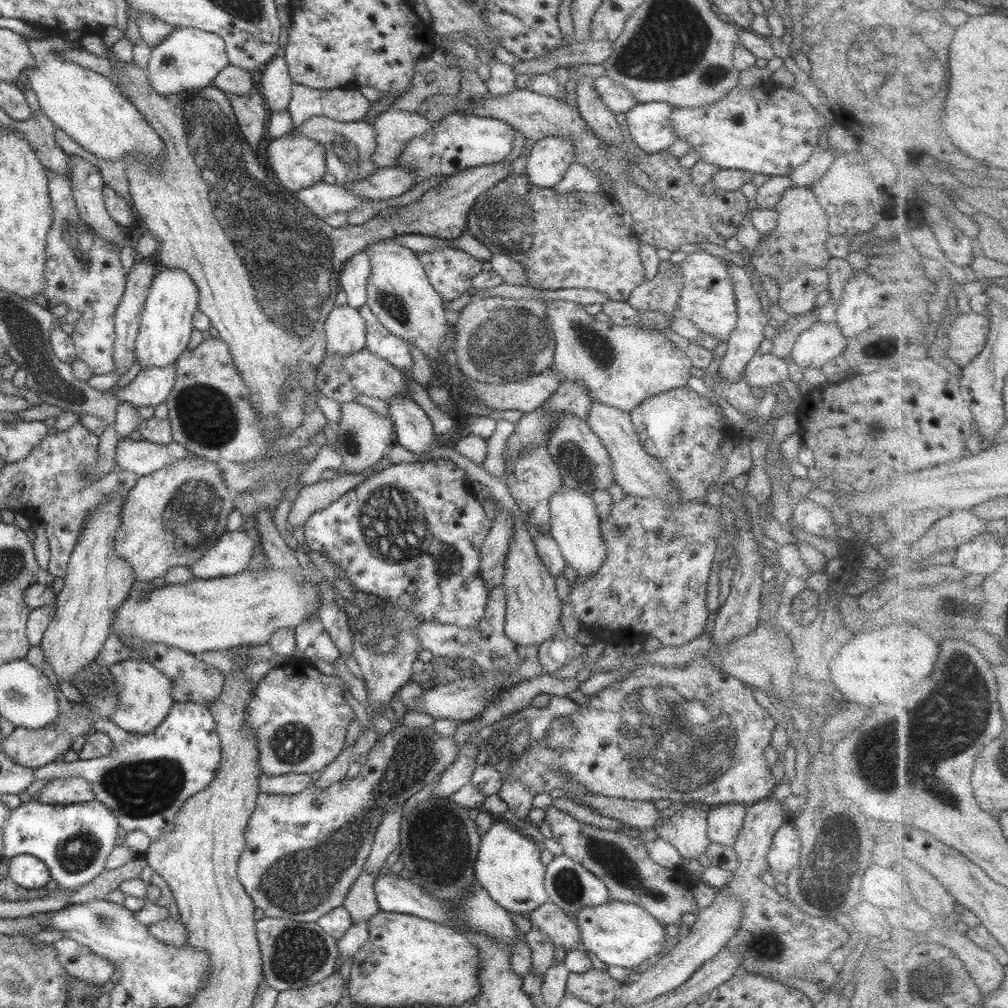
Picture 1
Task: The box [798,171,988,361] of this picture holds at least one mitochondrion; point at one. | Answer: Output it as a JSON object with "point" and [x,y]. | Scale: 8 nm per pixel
{"point":[883,348]}

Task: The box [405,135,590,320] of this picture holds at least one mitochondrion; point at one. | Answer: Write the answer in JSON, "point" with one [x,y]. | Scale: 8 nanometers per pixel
{"point":[506,219]}

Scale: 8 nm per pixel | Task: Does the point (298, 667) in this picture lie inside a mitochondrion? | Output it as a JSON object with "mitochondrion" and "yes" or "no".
{"mitochondrion":"no"}

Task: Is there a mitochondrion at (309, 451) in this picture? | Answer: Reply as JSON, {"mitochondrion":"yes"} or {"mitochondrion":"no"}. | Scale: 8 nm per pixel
{"mitochondrion":"no"}

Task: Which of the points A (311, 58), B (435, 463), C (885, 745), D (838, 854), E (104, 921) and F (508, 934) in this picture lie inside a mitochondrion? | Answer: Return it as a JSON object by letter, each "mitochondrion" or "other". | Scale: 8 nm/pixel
{"A":"other","B":"other","C":"mitochondrion","D":"mitochondrion","E":"mitochondrion","F":"other"}

